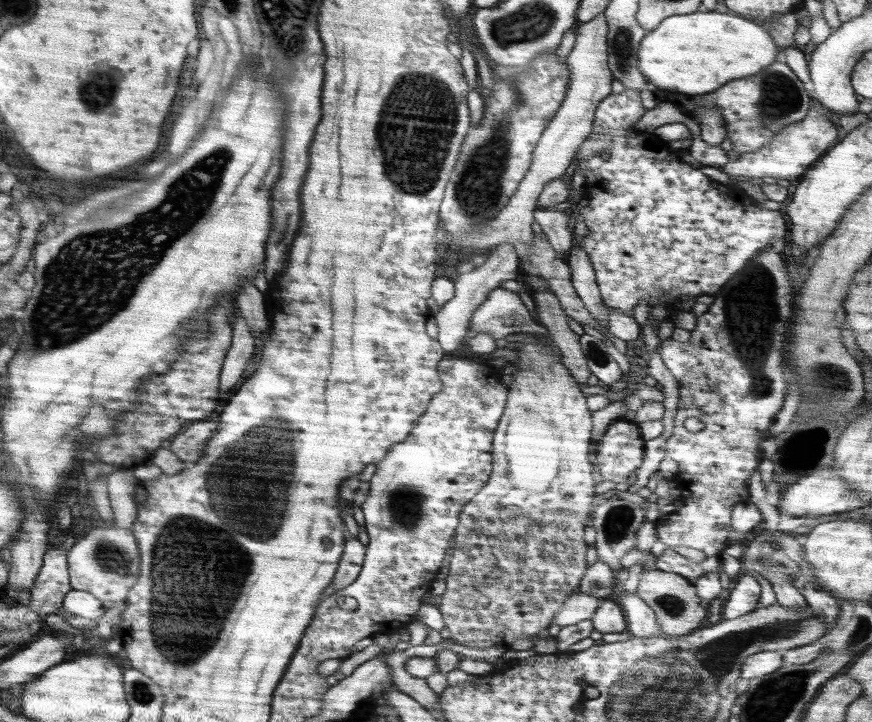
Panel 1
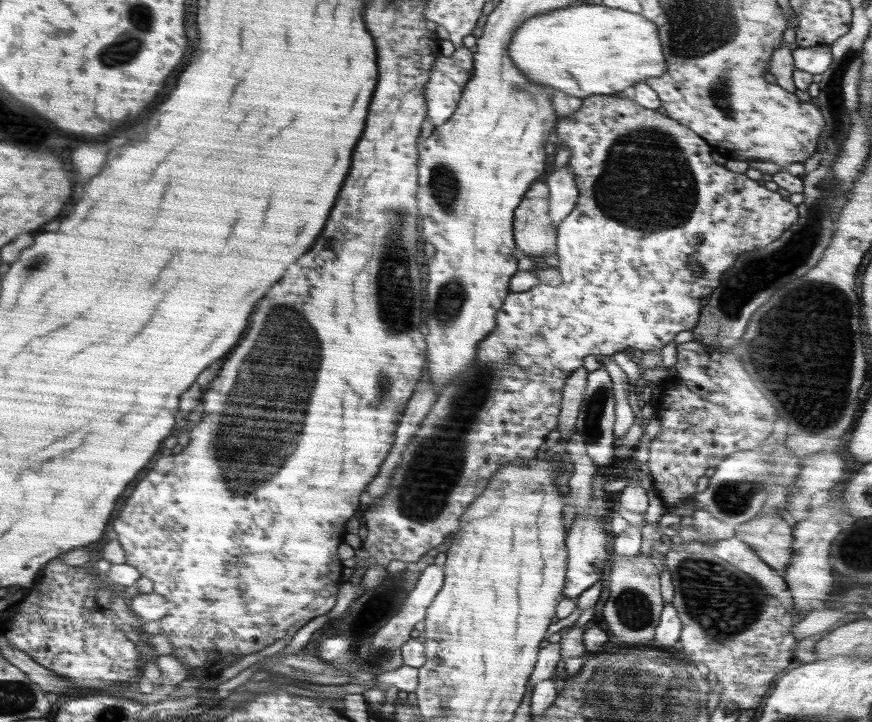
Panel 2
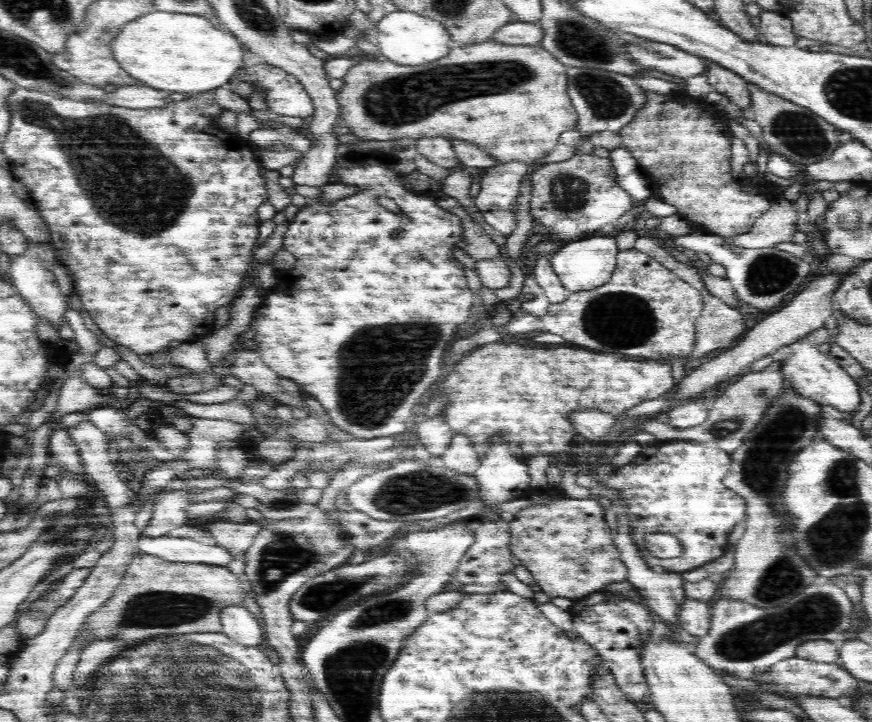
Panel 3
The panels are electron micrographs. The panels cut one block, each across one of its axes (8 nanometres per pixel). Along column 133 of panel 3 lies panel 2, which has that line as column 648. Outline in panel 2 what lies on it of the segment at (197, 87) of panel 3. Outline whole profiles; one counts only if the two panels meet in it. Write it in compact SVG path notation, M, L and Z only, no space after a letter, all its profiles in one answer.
M580 4L558 10L548 10L528 18L512 36L508 46L510 60L514 66L534 84L548 86L560 92L566 92L576 98L594 95L612 95L634 86L638 80L648 76L664 74L666 60L662 52L658 28L654 22L642 14L634 14L628 10L613 9L598 4Z

